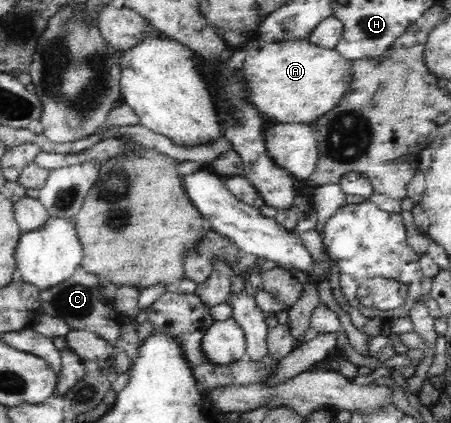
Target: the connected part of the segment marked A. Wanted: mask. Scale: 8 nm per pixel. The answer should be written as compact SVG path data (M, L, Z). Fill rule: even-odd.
M254 35L247 37L251 42L243 46L247 52L243 62L243 82L247 82L247 101L255 105L259 112L274 122L301 122L313 124L319 116L329 112L339 104L347 92L352 78L351 61L343 58L336 49L323 49L309 40L262 42Z

